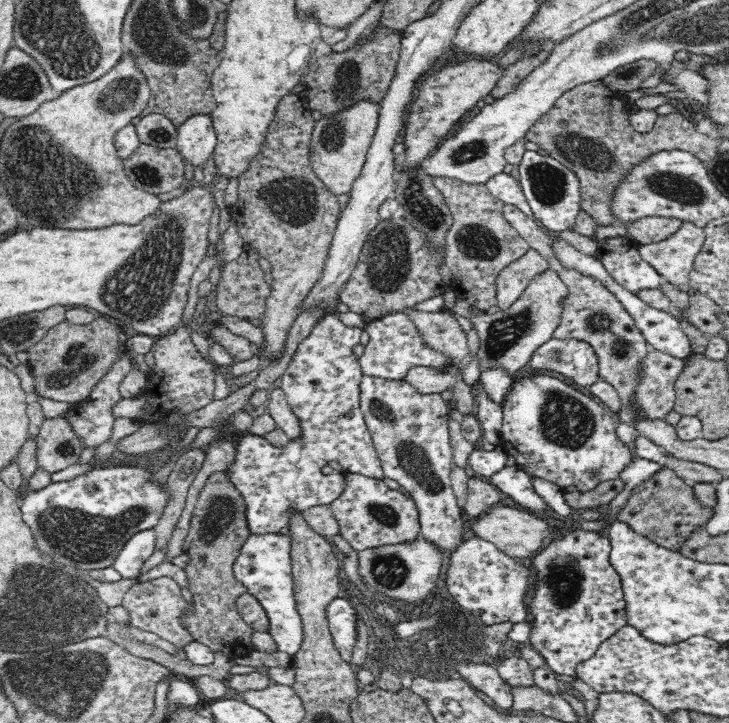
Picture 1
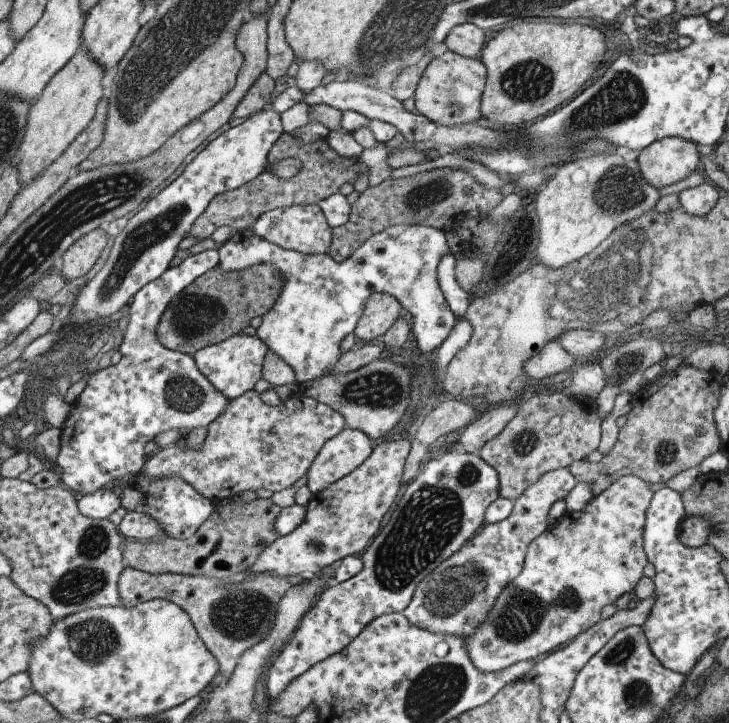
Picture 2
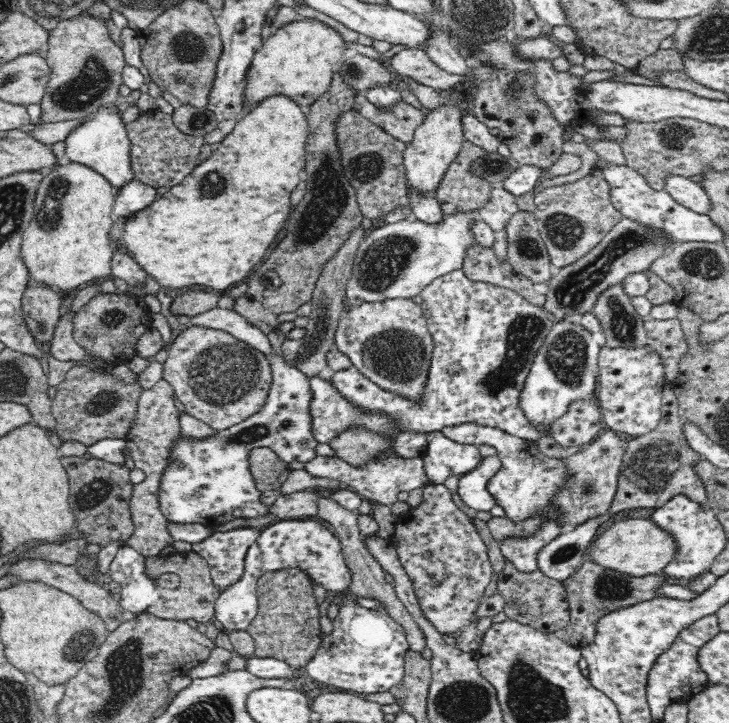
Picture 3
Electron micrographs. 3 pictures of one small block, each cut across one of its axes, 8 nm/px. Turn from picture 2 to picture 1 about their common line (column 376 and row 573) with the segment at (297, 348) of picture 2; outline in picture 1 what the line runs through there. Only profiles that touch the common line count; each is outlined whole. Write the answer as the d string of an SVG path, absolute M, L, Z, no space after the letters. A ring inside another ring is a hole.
M284 532L249 535L234 561L232 570L236 580L246 587L246 592L254 596L266 611L269 622L267 632L274 639L276 650L286 652L290 656L295 655L302 644L303 624L293 591L290 537Z

